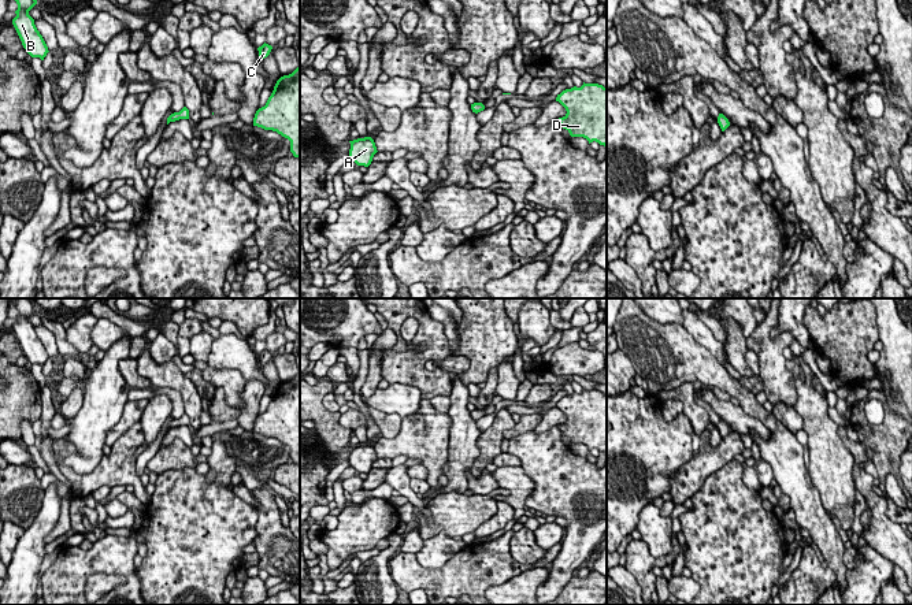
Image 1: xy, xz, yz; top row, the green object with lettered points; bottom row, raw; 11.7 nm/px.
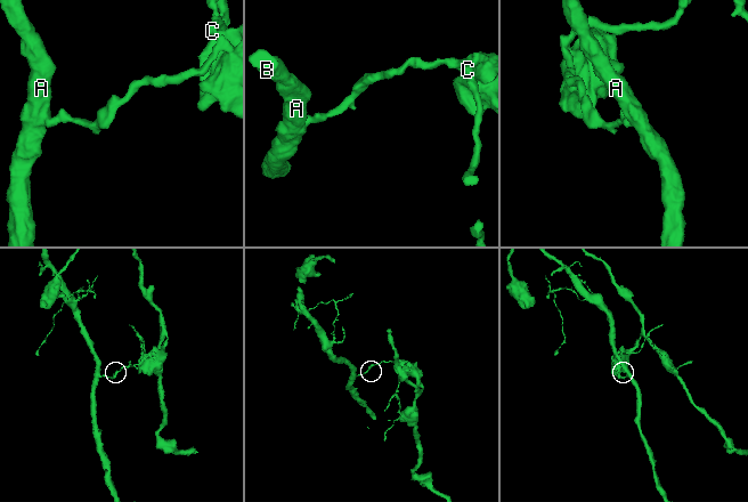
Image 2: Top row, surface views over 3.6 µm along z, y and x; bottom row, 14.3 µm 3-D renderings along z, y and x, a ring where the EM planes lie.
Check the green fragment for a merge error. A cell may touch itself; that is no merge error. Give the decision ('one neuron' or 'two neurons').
two neurons

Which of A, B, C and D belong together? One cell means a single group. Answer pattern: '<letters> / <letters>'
A B / C D

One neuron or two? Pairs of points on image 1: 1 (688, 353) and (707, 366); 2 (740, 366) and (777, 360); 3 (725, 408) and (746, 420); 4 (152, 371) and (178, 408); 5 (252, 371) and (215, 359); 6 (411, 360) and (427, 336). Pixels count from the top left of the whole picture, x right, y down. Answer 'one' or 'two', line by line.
1: one
2: two
3: one
4: two
5: one
6: one

